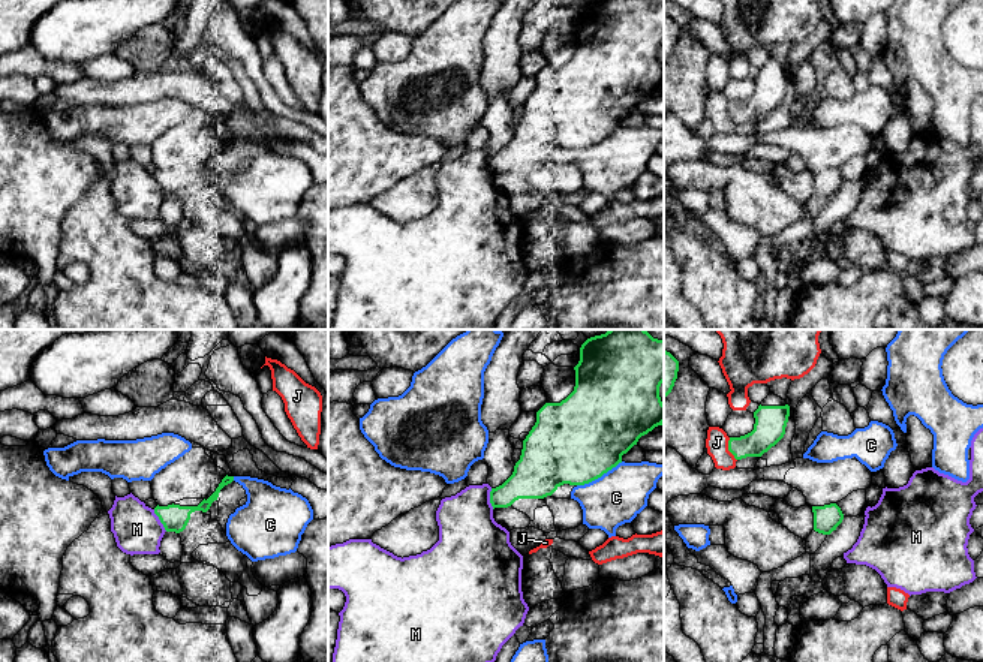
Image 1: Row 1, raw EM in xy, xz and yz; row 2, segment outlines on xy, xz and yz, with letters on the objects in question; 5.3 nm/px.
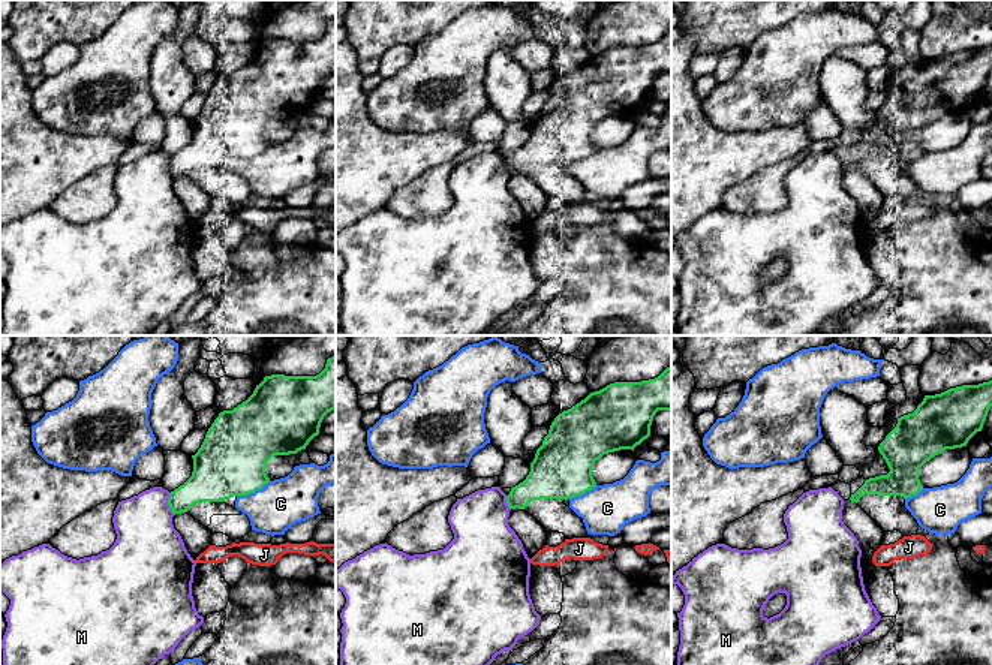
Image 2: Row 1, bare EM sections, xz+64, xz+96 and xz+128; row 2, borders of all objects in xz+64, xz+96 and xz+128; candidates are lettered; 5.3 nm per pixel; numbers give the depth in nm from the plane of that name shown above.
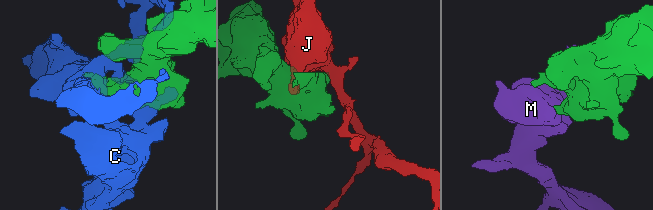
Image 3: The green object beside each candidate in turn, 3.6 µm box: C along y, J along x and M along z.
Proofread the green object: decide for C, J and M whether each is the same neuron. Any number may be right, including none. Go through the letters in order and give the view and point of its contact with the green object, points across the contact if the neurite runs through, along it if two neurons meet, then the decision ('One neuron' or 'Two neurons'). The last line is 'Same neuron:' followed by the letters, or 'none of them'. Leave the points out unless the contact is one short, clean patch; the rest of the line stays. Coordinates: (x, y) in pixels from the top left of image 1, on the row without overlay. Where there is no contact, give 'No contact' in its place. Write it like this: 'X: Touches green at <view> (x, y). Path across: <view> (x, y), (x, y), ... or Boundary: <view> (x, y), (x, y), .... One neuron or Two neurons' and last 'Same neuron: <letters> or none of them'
C: Touches green at xz (600, 141). Two neurons
J: Touches green at yz (729, 114). Two neurons
M: Touches green at xy (159, 183). Boundary: xy (153, 174), (167, 195). Two neurons
Same neuron: none of them

